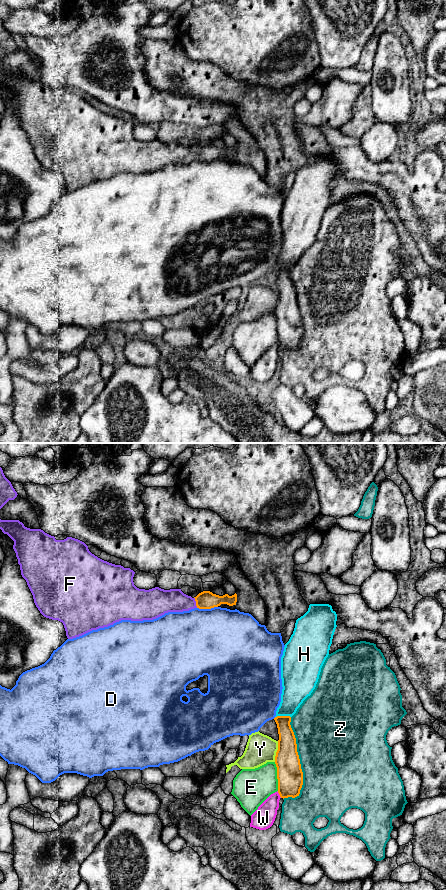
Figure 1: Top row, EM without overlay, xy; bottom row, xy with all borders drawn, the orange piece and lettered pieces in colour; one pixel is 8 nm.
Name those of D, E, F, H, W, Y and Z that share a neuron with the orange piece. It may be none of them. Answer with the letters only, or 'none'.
F

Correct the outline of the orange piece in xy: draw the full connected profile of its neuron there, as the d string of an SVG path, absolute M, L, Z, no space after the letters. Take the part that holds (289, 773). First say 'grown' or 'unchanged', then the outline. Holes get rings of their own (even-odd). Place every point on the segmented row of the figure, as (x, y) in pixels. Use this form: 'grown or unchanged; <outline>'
unchanged; M290 716L274 718L279 734L278 750L275 756L277 767L278 793L281 798L299 796L303 785L303 772L297 752Z

